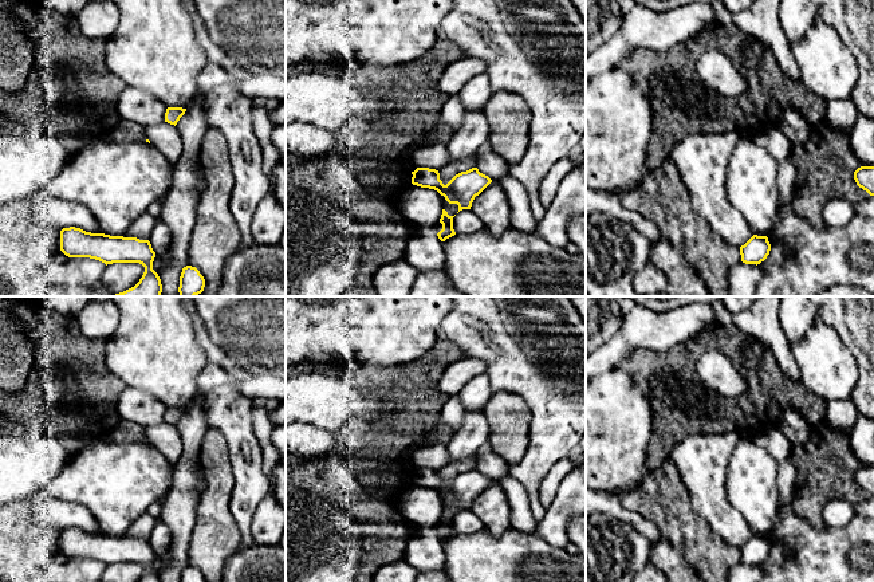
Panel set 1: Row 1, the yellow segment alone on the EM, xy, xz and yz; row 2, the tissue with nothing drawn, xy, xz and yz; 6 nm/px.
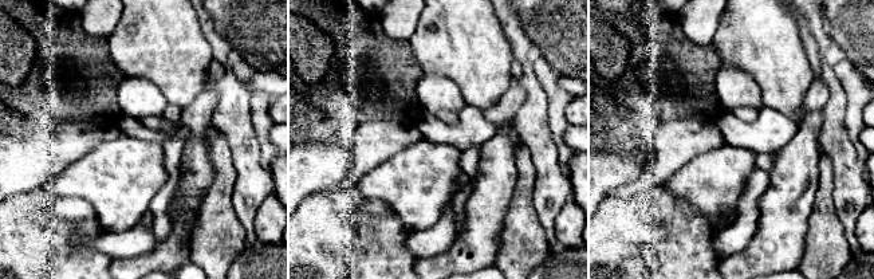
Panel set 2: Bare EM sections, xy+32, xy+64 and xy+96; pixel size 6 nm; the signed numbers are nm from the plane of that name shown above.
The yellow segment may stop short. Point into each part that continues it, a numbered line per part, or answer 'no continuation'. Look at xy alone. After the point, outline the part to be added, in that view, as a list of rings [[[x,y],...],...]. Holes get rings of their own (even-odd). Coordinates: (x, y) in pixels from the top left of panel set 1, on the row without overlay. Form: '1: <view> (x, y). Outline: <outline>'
no continuation

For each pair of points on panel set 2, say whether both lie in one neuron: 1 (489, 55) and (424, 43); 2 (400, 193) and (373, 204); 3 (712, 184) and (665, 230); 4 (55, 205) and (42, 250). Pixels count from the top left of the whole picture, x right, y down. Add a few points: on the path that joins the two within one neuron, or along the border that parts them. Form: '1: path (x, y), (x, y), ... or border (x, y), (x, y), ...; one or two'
1: path (473, 51), (465, 43), (440, 43); one
2: border (367, 197), (378, 197), (394, 211); two
3: border (665, 185), (677, 196), (691, 201), (713, 226); two
4: border (52, 195), (48, 208), (55, 215), (83, 220); two

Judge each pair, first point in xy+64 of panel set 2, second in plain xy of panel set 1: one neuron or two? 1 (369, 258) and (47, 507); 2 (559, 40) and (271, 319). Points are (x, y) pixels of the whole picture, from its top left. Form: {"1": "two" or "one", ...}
{"1": "two", "2": "one"}

